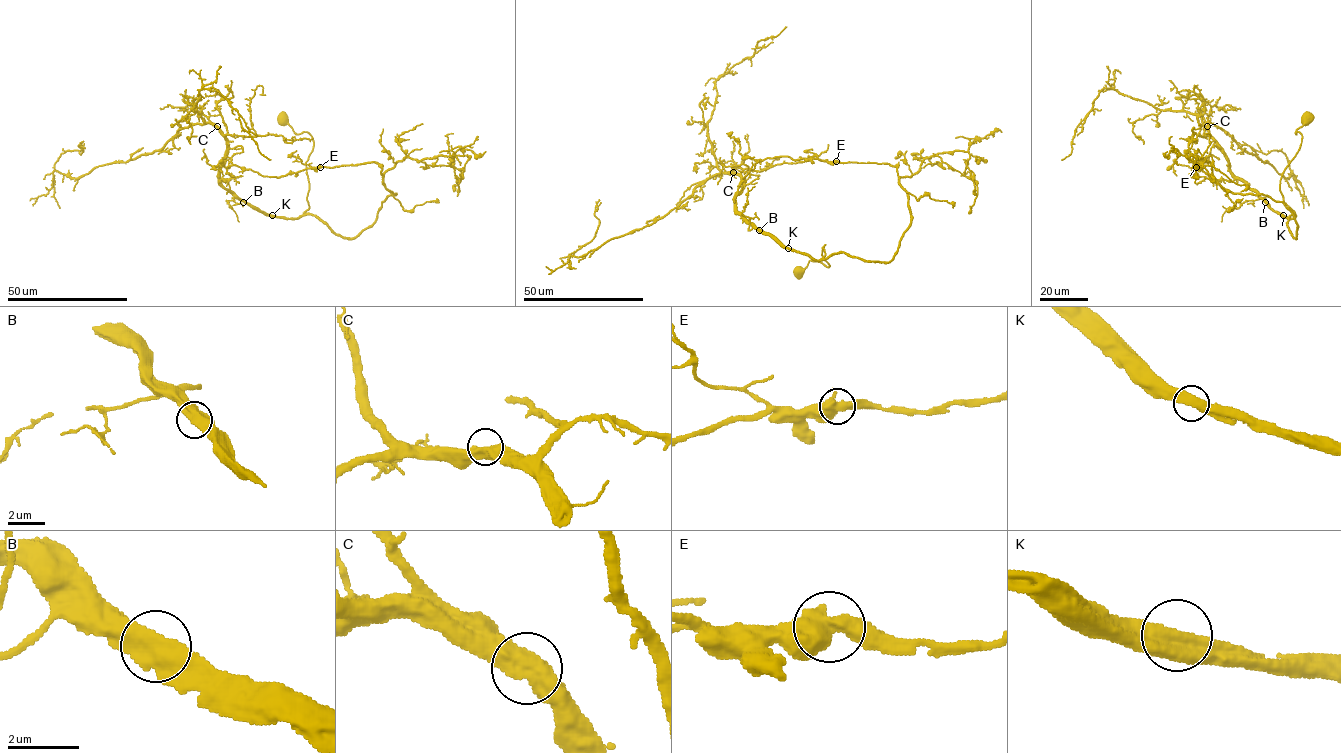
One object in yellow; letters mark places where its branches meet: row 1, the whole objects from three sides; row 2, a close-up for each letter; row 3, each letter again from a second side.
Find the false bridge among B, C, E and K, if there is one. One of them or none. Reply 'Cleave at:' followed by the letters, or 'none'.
Cleave at: none

